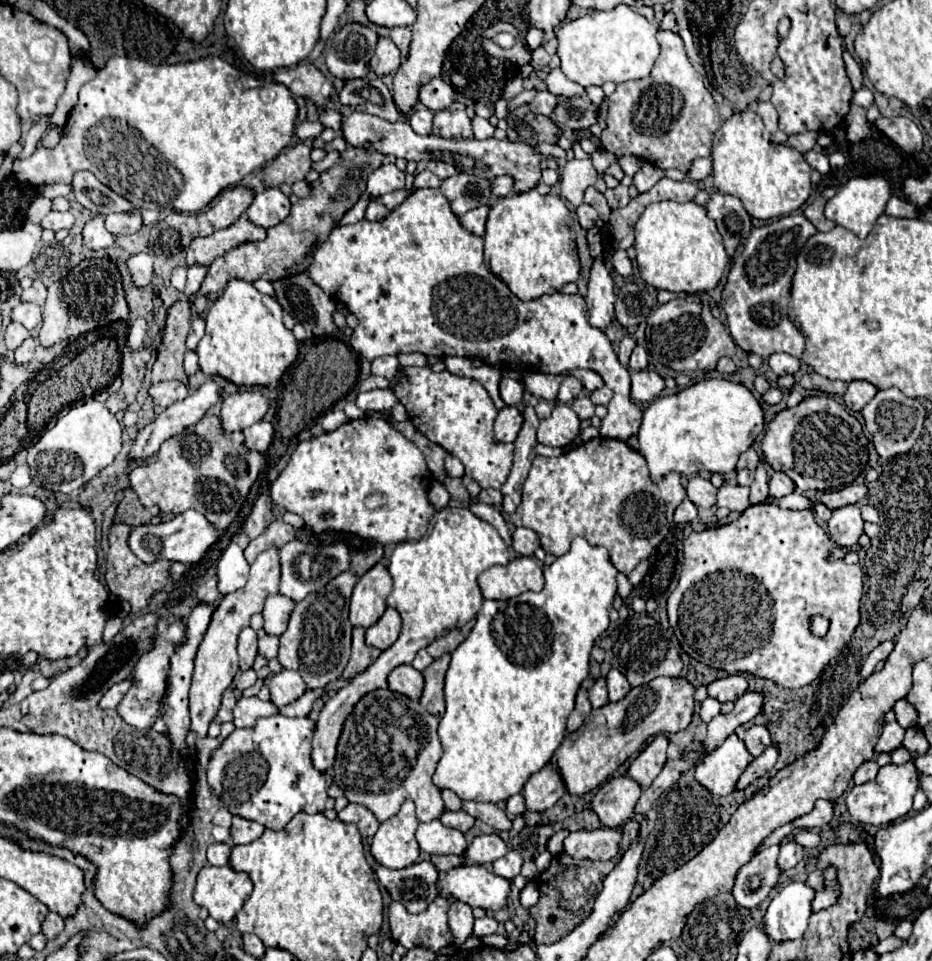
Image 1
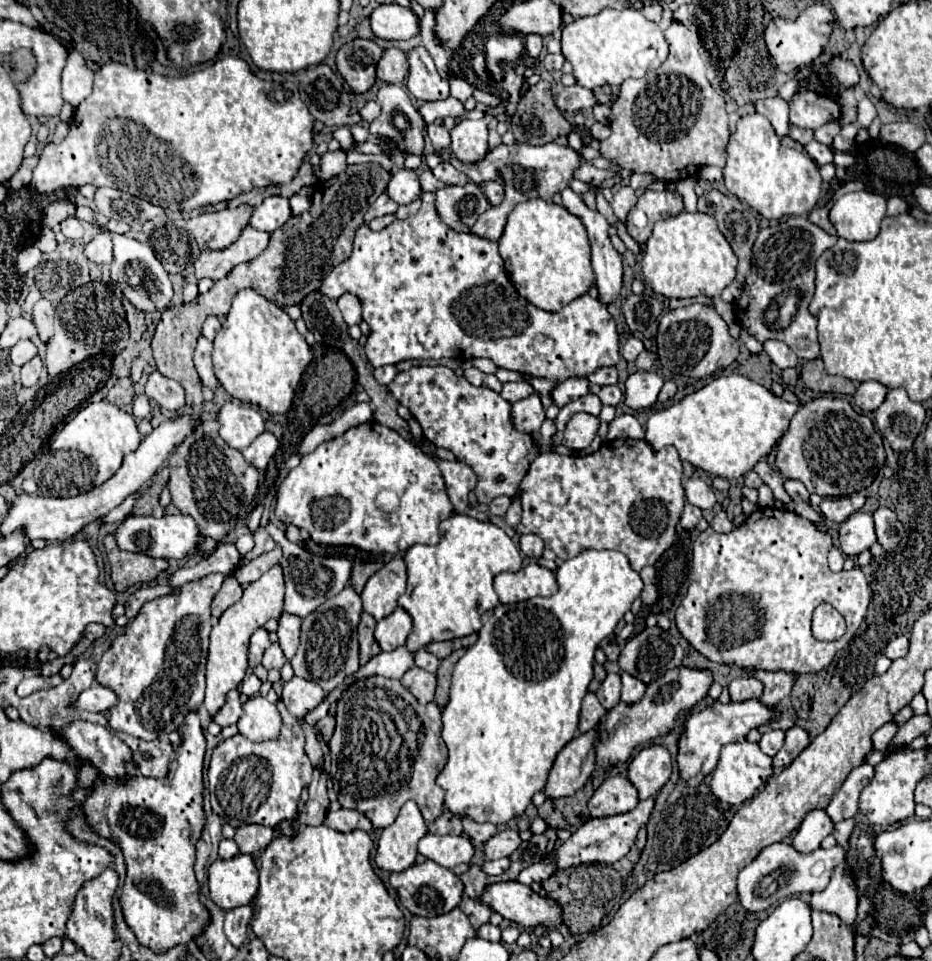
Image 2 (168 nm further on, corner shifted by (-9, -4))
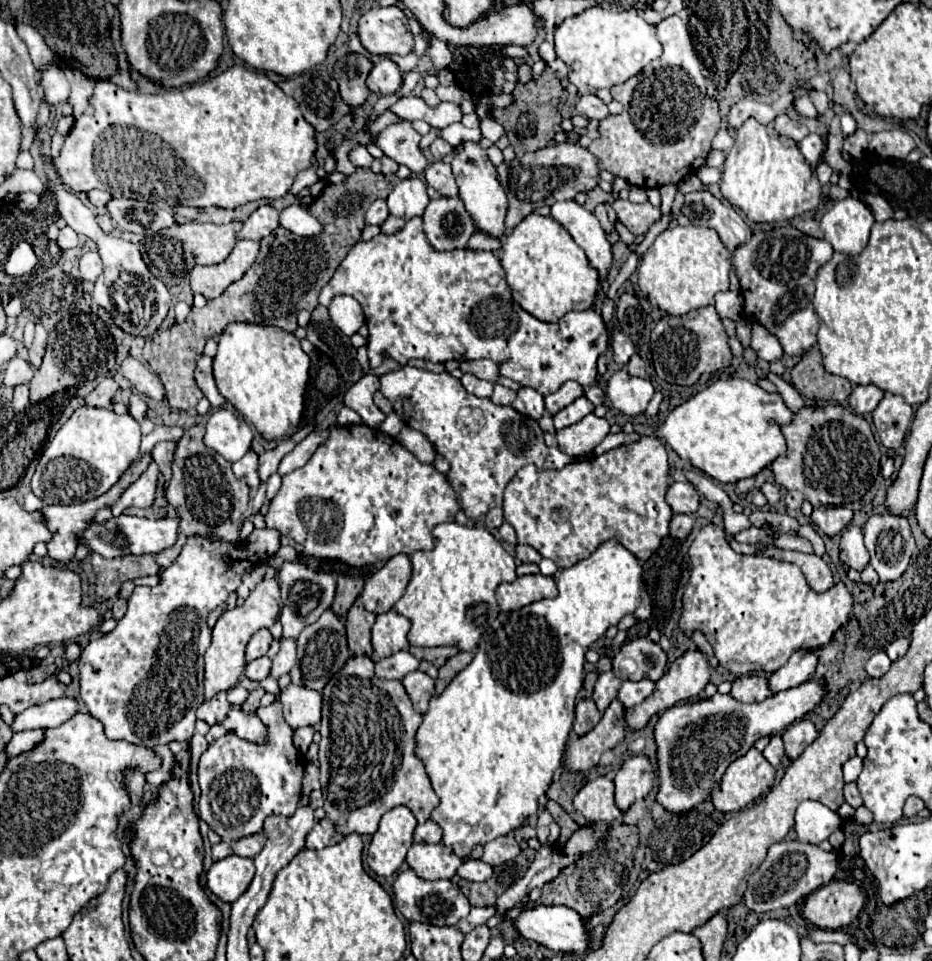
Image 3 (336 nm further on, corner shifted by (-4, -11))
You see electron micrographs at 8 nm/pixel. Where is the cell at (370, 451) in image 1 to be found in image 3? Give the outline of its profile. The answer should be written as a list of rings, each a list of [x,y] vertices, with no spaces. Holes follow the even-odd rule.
[[[358,424],[336,428],[332,432],[336,432],[336,436],[330,436],[306,466],[282,476],[282,488],[276,498],[272,498],[264,516],[266,526],[300,542],[306,556],[334,558],[350,566],[366,566],[386,562],[396,554],[410,556],[416,550],[432,550],[434,526],[454,522],[454,516],[460,510],[458,498],[446,476],[434,466],[420,464],[412,452],[380,430]]]

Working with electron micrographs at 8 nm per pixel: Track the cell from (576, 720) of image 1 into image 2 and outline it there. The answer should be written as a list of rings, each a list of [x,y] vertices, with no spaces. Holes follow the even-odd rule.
[[[587,693],[585,699],[583,699],[581,715],[579,715],[579,733],[587,733],[589,729],[593,729],[605,713],[607,711],[601,707],[597,695],[595,693]]]

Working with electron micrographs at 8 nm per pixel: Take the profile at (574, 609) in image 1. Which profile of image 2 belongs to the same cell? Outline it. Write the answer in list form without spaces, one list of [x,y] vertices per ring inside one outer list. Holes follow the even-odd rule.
[[[583,551],[581,555],[577,555],[575,559],[569,559],[565,563],[559,565],[557,569],[557,583],[559,583],[559,591],[551,597],[533,597],[527,599],[523,603],[515,603],[515,605],[497,605],[497,609],[493,613],[487,613],[483,617],[483,627],[479,631],[479,639],[473,647],[467,649],[467,653],[457,661],[455,671],[453,671],[453,683],[451,683],[451,695],[449,695],[449,703],[443,709],[441,721],[443,721],[443,729],[441,729],[441,737],[449,749],[449,759],[447,765],[443,767],[443,771],[437,777],[437,785],[445,789],[445,807],[459,819],[469,817],[477,823],[493,823],[493,825],[503,825],[509,823],[511,819],[517,819],[527,805],[531,803],[533,795],[537,791],[545,789],[545,781],[547,775],[553,767],[553,761],[557,757],[557,753],[575,737],[577,733],[577,723],[579,723],[579,709],[583,703],[583,697],[587,693],[587,685],[593,679],[593,655],[595,649],[599,647],[599,643],[609,637],[615,631],[615,625],[623,619],[623,615],[631,609],[633,601],[639,597],[641,589],[643,589],[643,581],[639,577],[639,573],[631,567],[629,557],[621,551]]]

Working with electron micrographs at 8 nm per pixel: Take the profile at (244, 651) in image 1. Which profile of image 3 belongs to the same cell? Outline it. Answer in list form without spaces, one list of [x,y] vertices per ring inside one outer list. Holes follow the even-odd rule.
[[[264,628],[264,630],[258,630],[250,642],[248,642],[248,648],[246,648],[246,662],[252,662],[260,656],[264,656],[270,648],[270,642],[272,642],[272,634]]]

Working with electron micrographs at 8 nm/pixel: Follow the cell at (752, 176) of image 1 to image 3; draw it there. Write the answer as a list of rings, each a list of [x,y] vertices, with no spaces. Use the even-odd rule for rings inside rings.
[[[748,118],[738,130],[736,130],[736,142],[726,154],[726,162],[722,168],[722,180],[720,180],[722,196],[734,206],[740,208],[748,220],[752,222],[786,222],[794,216],[800,216],[802,212],[808,212],[818,206],[820,202],[820,182],[812,170],[812,166],[804,160],[802,152],[798,150],[796,142],[792,138],[780,136],[770,124],[764,126],[758,120]]]

